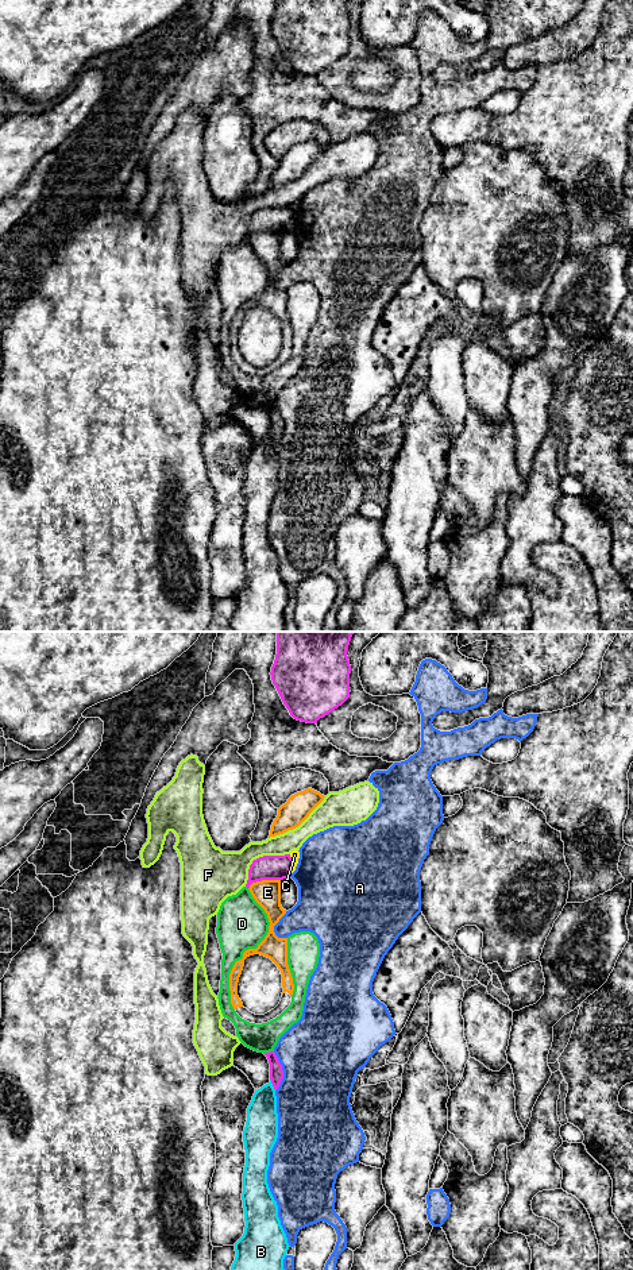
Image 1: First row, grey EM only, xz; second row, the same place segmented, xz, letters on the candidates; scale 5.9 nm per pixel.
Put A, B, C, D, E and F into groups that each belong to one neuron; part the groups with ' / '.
A / B / C / D / E / F

